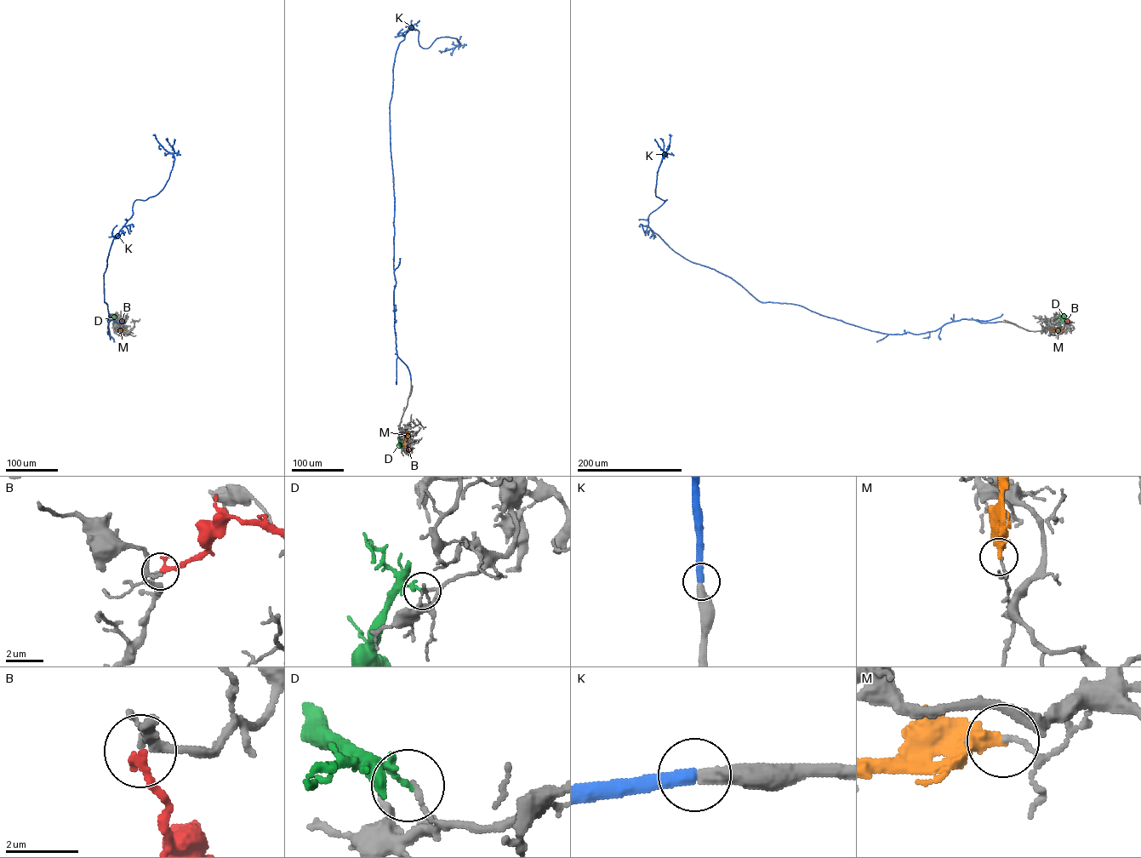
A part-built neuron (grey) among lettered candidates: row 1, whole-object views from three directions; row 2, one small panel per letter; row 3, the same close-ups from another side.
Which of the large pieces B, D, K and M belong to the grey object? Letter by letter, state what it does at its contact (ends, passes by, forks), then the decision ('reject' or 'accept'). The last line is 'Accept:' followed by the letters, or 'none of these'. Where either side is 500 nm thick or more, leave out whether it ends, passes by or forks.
B: it ends there; accept
D: it ends there; reject
K: it ends there; accept
M: it ends there; reject
Accept: B, K

